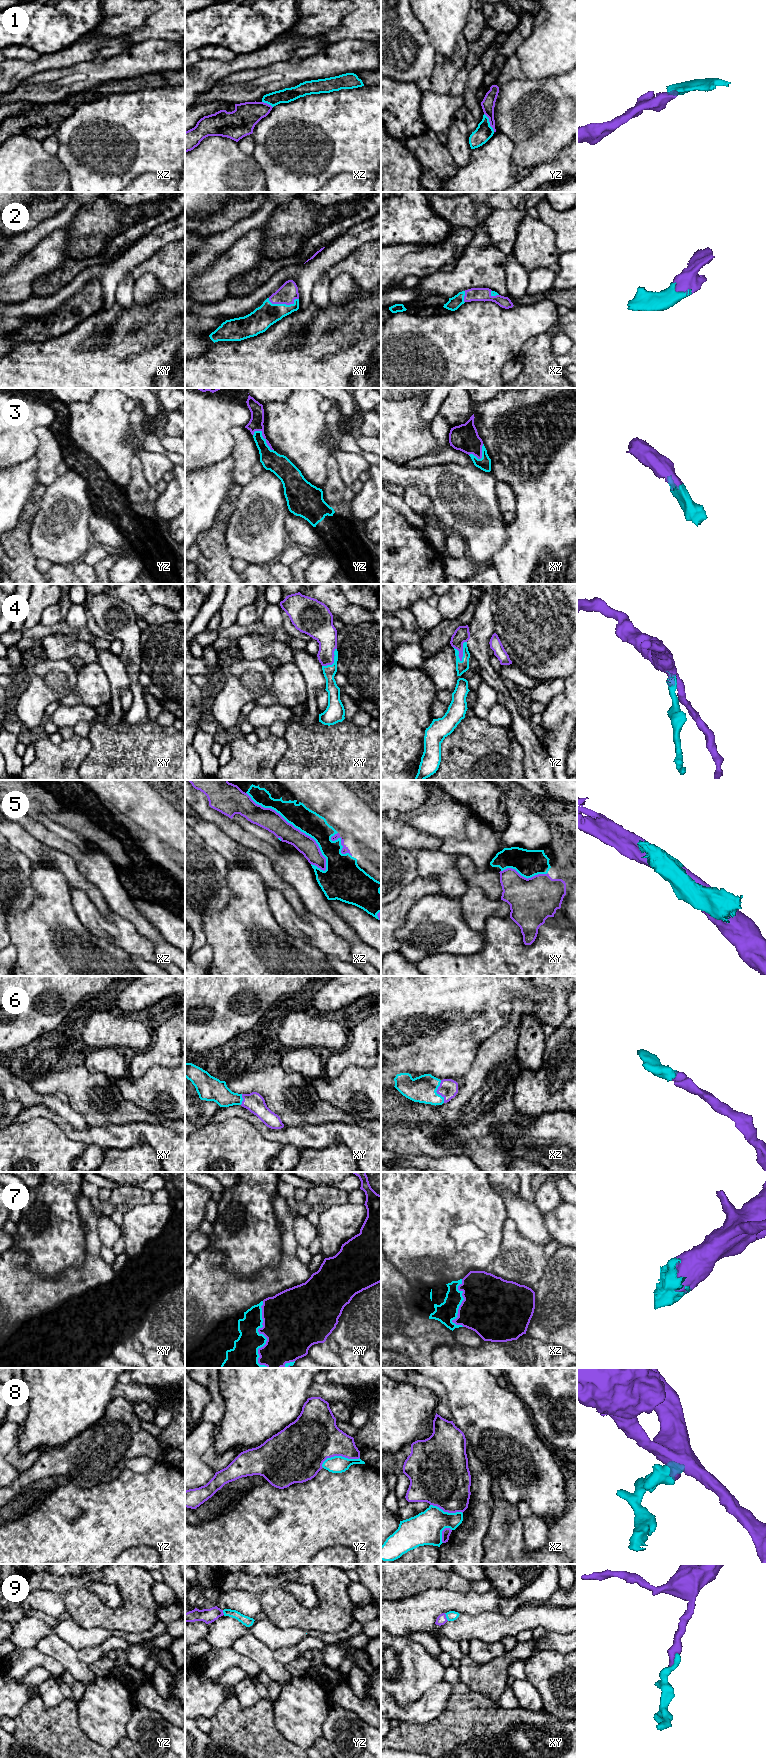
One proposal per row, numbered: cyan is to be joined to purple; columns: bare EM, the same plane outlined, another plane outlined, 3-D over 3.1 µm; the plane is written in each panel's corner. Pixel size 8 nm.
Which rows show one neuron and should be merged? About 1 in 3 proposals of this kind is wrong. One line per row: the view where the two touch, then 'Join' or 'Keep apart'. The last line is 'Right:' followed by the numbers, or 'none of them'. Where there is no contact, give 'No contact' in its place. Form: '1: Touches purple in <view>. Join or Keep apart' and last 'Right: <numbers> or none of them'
1: Touches purple in yz. Join
2: Touches purple in xy. Join
3: Touches purple in yz. Join
4: Touches purple in yz. Join
5: Touches purple in xz. Keep apart
6: Touches purple in xz. Join
7: Touches purple in xy. Join
8: Touches purple in yz. Keep apart
9: Touches purple in xy. Join
Right: 1, 2, 3, 4, 6, 7, 9

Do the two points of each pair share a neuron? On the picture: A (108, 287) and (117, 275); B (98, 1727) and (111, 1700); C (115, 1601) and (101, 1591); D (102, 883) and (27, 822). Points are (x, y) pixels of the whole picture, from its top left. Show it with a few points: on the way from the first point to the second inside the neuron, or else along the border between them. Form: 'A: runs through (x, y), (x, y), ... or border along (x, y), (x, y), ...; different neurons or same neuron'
A: runs through (109, 284), (114, 278); same neuron
B: runs through (103, 1720), (106, 1707); same neuron
C: runs through (112, 1598), (104, 1591); same neuron
D: runs through (86, 864), (71, 849), (46, 836); same neuron

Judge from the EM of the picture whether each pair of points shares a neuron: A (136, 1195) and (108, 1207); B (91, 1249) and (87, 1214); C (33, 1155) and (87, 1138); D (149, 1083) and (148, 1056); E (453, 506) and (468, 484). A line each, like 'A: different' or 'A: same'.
A: same
B: same
C: different
D: different
E: same

